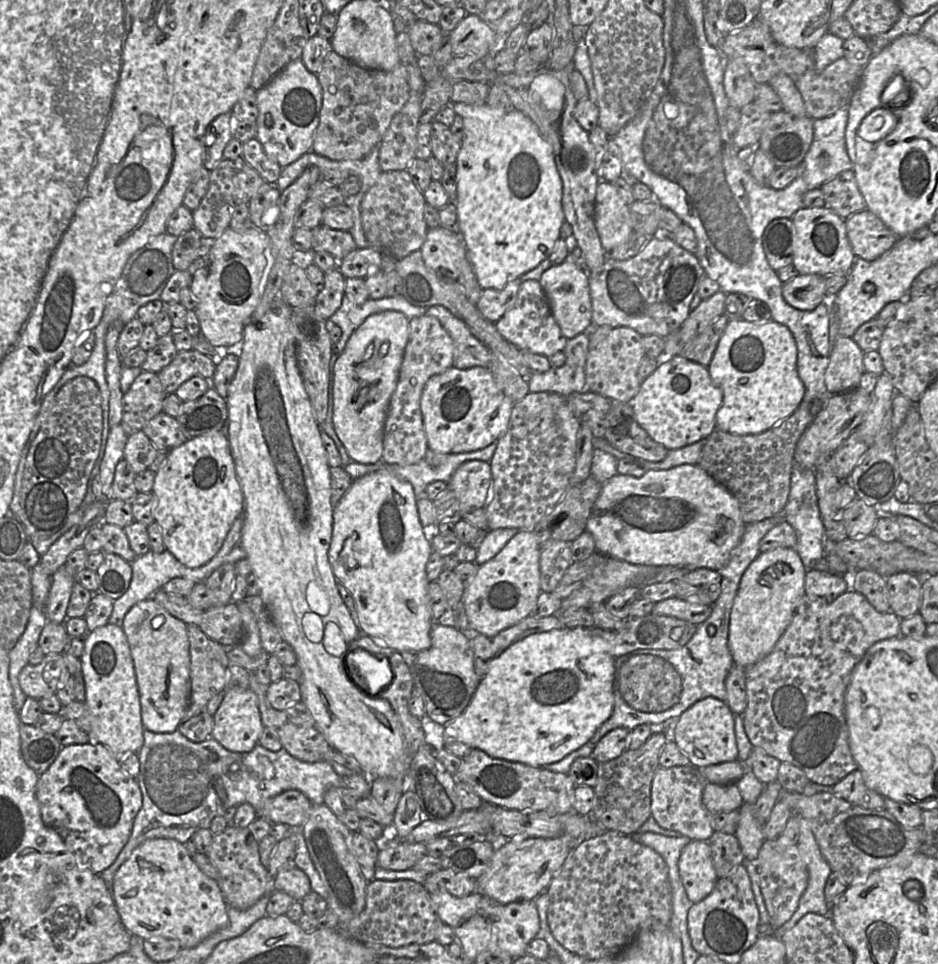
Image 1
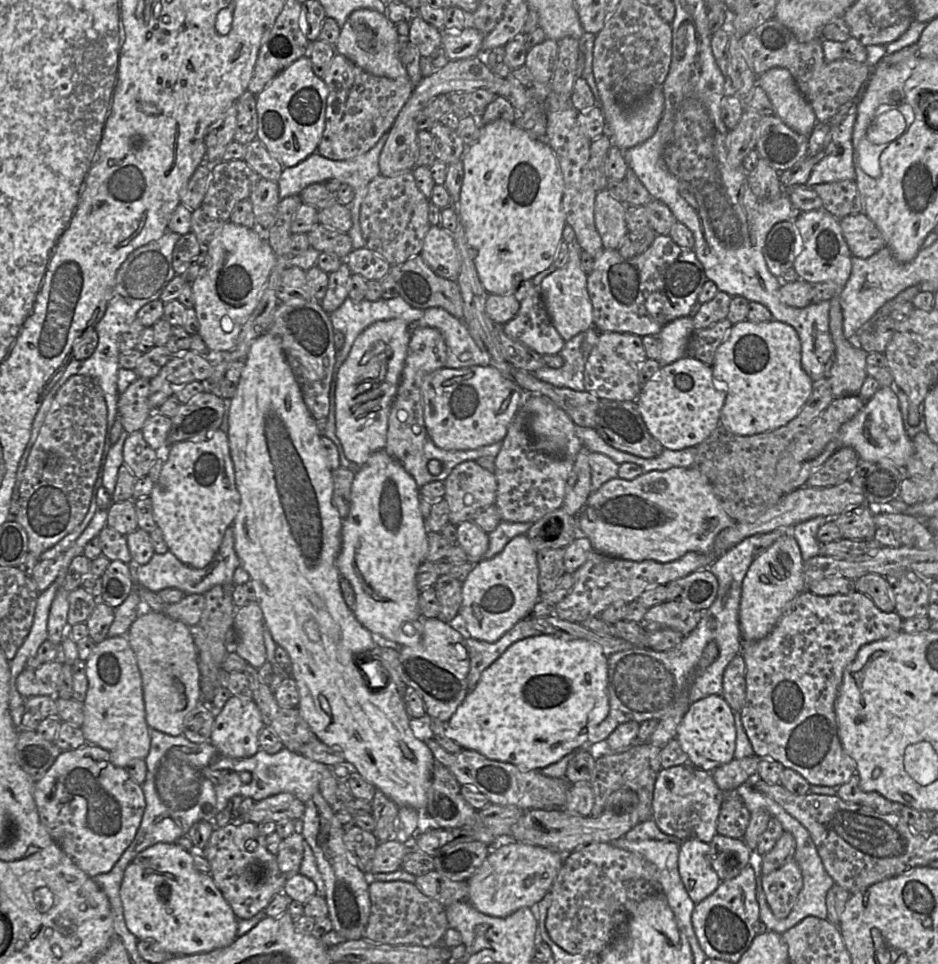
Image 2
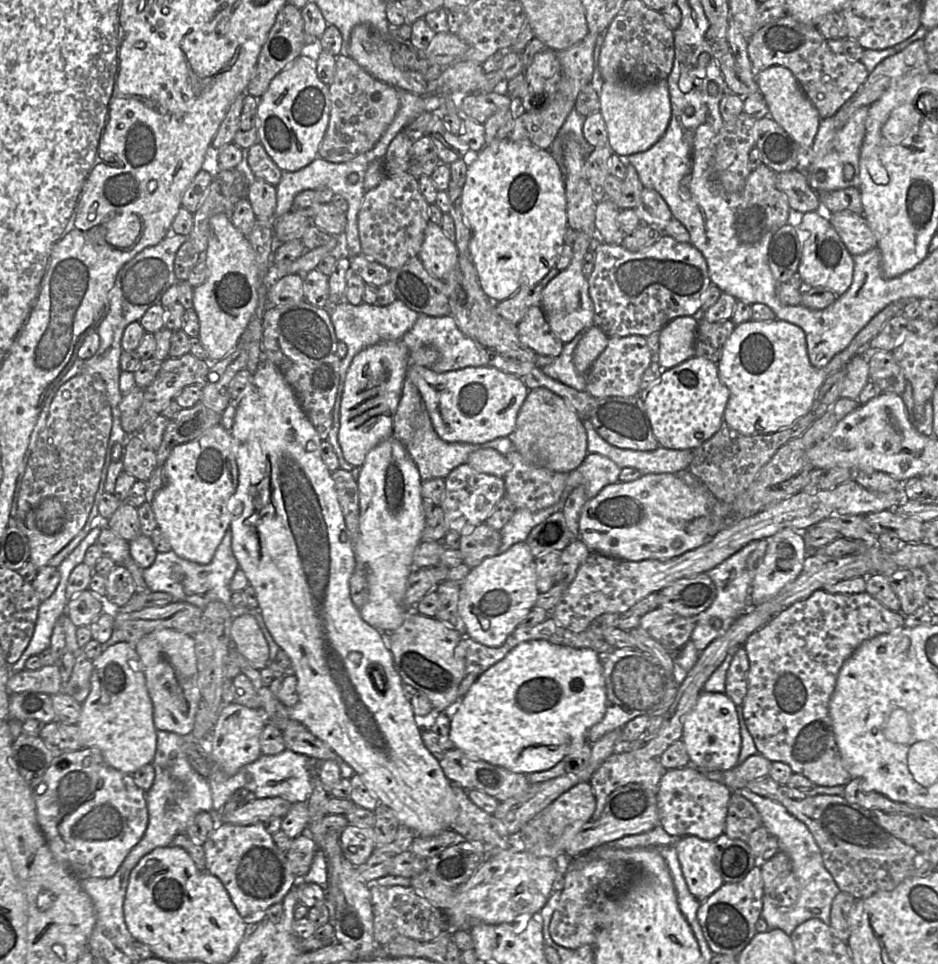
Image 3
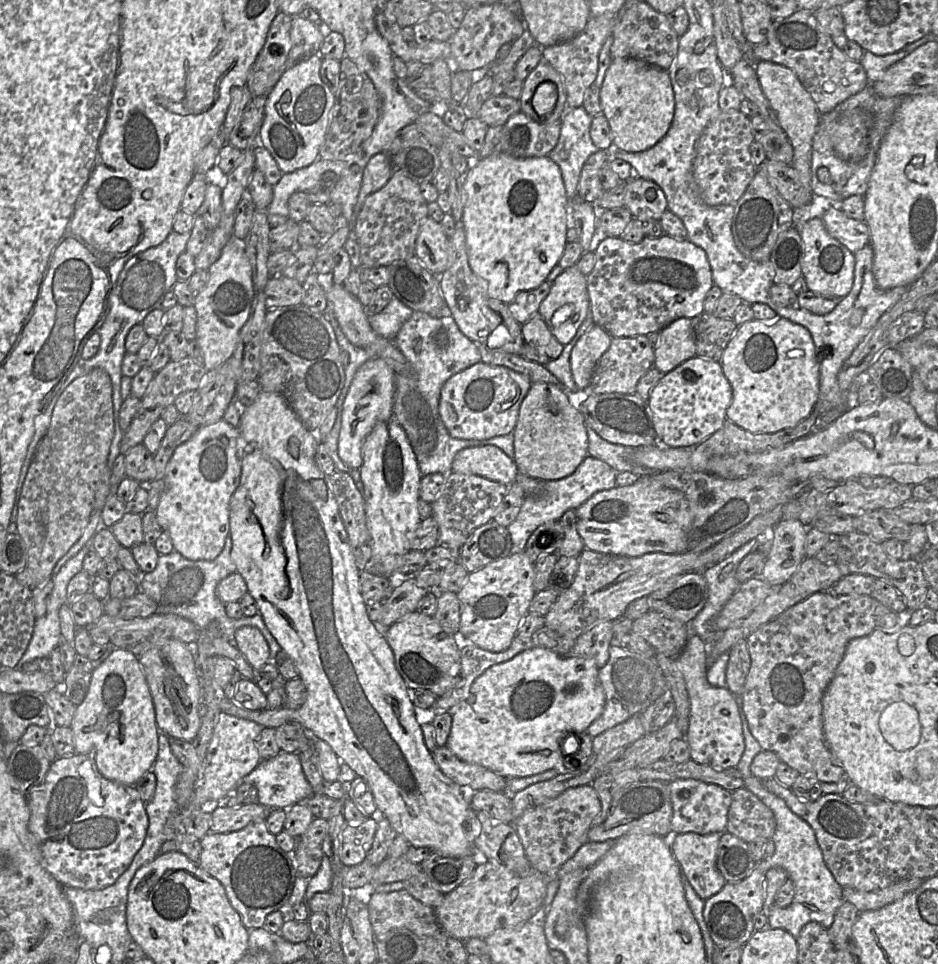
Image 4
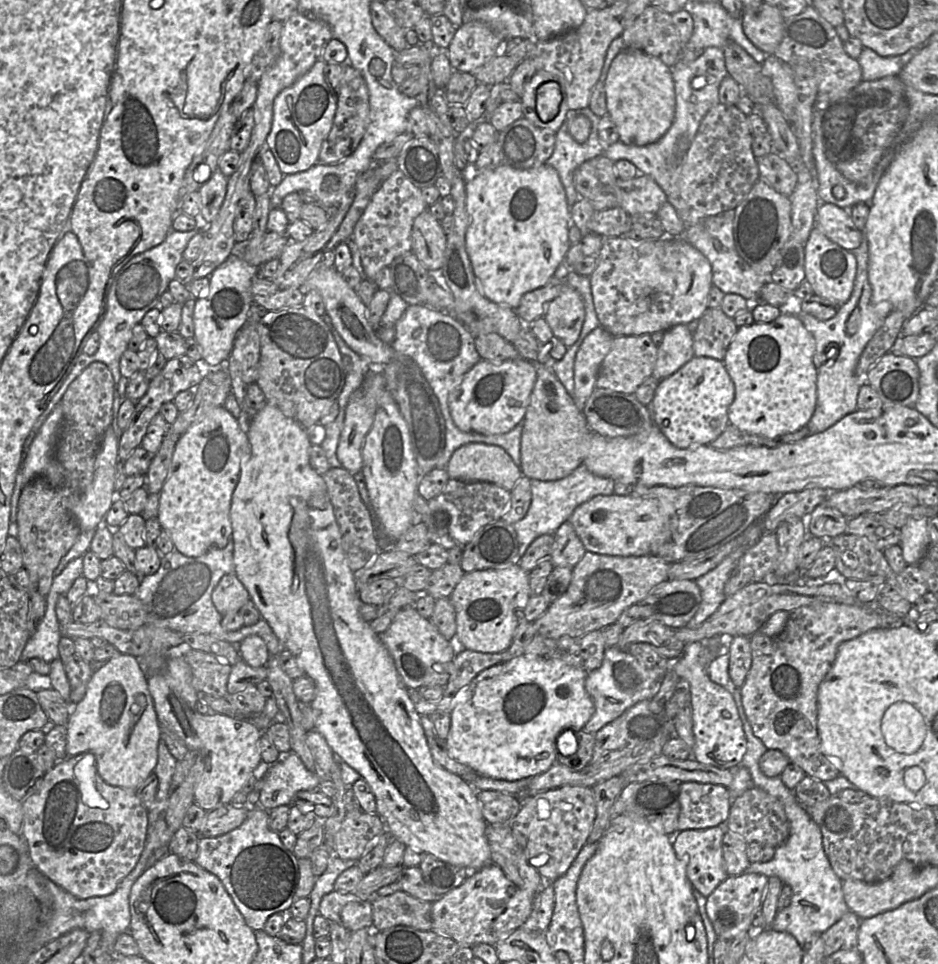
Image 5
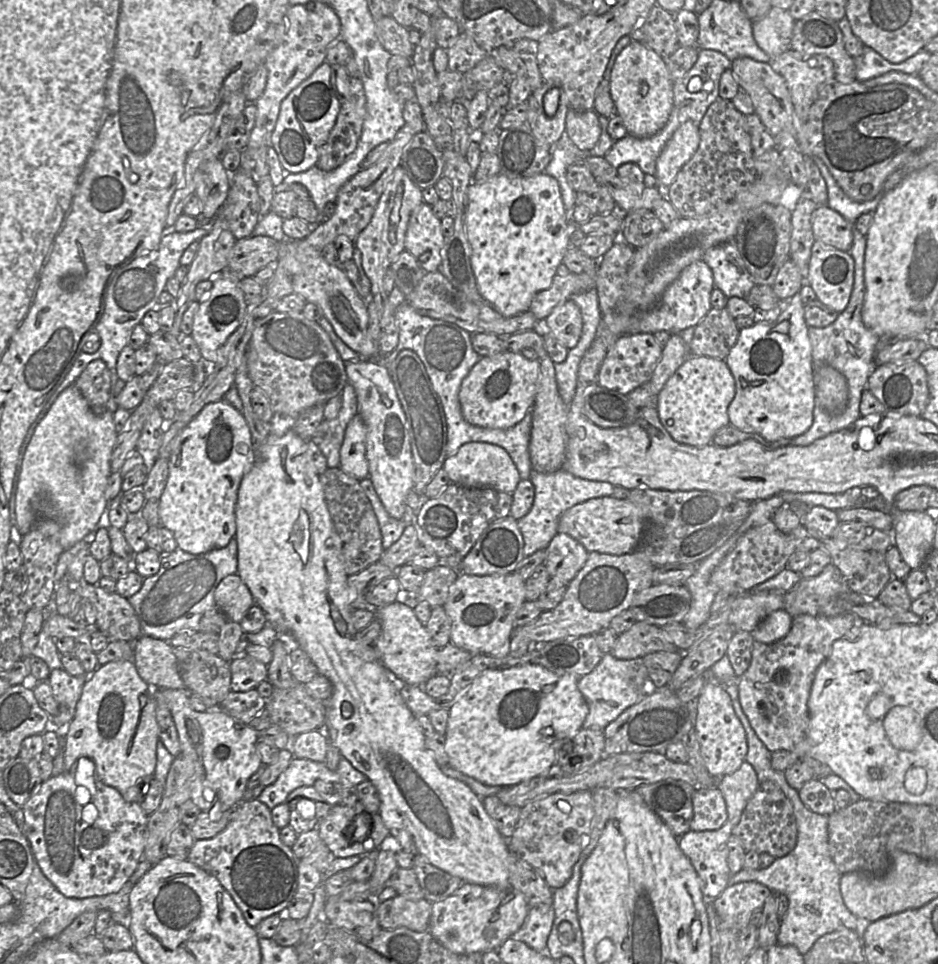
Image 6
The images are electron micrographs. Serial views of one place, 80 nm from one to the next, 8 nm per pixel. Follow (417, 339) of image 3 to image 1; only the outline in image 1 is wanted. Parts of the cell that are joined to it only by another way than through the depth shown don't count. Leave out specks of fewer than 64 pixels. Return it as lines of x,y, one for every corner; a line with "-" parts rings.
441,305
429,307
427,315
436,317
454,342
453,367
490,369
491,351
473,336
468,326

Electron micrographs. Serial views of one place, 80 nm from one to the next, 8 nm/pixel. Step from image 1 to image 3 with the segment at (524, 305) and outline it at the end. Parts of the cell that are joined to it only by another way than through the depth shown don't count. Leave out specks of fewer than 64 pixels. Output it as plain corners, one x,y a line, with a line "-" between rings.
541,305
530,307
517,324
518,335
523,344
536,354
557,358
565,343
551,330

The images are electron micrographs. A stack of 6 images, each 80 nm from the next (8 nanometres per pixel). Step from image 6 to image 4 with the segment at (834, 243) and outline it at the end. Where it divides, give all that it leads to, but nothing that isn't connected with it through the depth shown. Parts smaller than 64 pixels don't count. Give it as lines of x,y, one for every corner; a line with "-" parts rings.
830,207
821,220
831,237
856,253
870,243
870,233
865,221
849,218
839,207

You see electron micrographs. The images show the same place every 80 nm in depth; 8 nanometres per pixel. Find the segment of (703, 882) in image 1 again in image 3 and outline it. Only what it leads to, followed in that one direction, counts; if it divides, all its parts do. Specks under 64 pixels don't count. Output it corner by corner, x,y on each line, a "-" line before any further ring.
689,835
679,838
674,846
689,891
704,902
724,884
715,866
715,841

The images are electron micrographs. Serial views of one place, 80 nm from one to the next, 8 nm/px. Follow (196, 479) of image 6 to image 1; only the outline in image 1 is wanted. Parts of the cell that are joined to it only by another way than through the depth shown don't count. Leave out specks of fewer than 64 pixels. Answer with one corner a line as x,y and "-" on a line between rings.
222,432
188,439
168,451
163,466
155,475
152,492
154,522
161,528
165,550
188,568
199,568
217,554
234,521
244,511
244,496
237,479
230,444

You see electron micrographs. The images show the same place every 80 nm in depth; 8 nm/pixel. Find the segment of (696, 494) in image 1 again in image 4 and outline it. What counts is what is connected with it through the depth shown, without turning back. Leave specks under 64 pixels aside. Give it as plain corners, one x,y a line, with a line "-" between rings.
644,477
629,486
597,492
576,510
576,515
578,533
590,551
625,557
688,551
692,515
685,495

